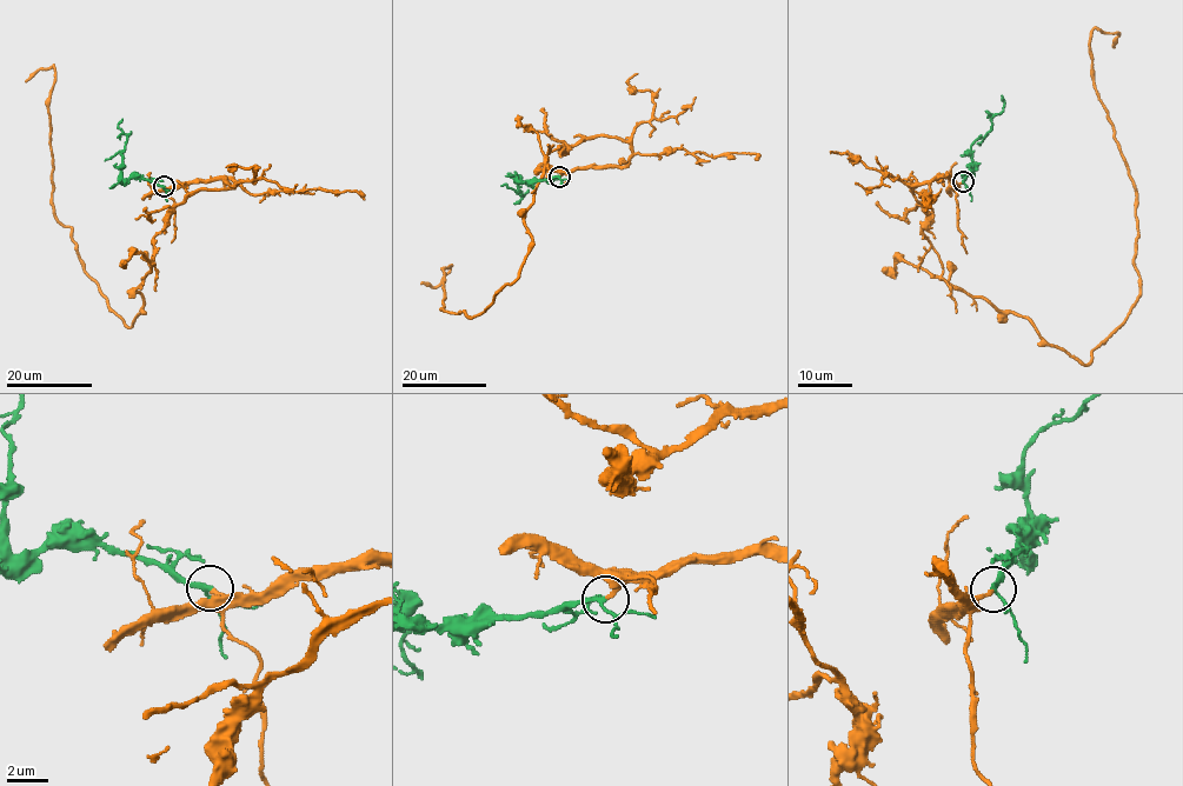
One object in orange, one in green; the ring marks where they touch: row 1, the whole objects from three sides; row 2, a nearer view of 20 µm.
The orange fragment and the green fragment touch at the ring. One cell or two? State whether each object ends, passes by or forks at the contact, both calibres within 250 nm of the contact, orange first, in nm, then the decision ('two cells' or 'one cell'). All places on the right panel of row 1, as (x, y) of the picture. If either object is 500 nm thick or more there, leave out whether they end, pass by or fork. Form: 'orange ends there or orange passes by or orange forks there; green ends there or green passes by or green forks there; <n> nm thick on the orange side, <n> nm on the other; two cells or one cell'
orange ends there; green passes by; 190 nm thick on the orange side, 200 nm on the other; one cell

